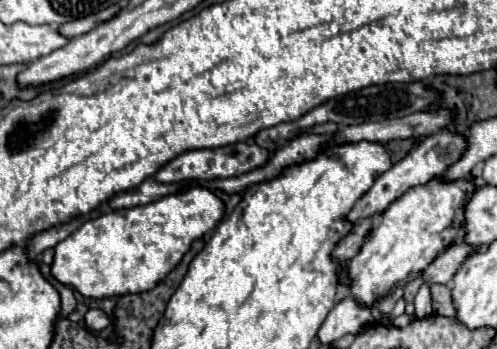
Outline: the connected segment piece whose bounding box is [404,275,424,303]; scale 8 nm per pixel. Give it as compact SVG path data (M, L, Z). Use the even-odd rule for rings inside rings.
M418 275L418 277L414 277L414 279L404 287L404 299L406 299L408 303L414 299L414 295L418 293L418 289L420 289L422 283L424 283L424 279L422 279L422 275Z

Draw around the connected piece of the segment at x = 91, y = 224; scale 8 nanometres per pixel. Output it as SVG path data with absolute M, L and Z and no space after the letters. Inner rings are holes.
M188 185L186 189L180 189L178 193L166 195L148 205L108 211L96 219L88 219L84 225L80 225L80 229L70 233L64 241L56 245L52 275L64 285L72 285L84 297L94 299L150 291L182 261L182 257L190 251L192 241L212 231L222 221L222 217L224 217L222 199L204 185Z

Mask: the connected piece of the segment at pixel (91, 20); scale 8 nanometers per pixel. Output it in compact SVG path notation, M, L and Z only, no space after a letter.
M112 5L112 7L108 7L108 9L102 9L100 13L92 13L92 15L88 15L88 17L62 23L62 25L58 27L58 33L60 33L62 37L66 37L66 39L84 35L84 33L88 33L90 29L94 29L98 23L108 21L108 17L112 17L112 13L118 13L118 11L120 11L120 9L118 9L116 5Z

